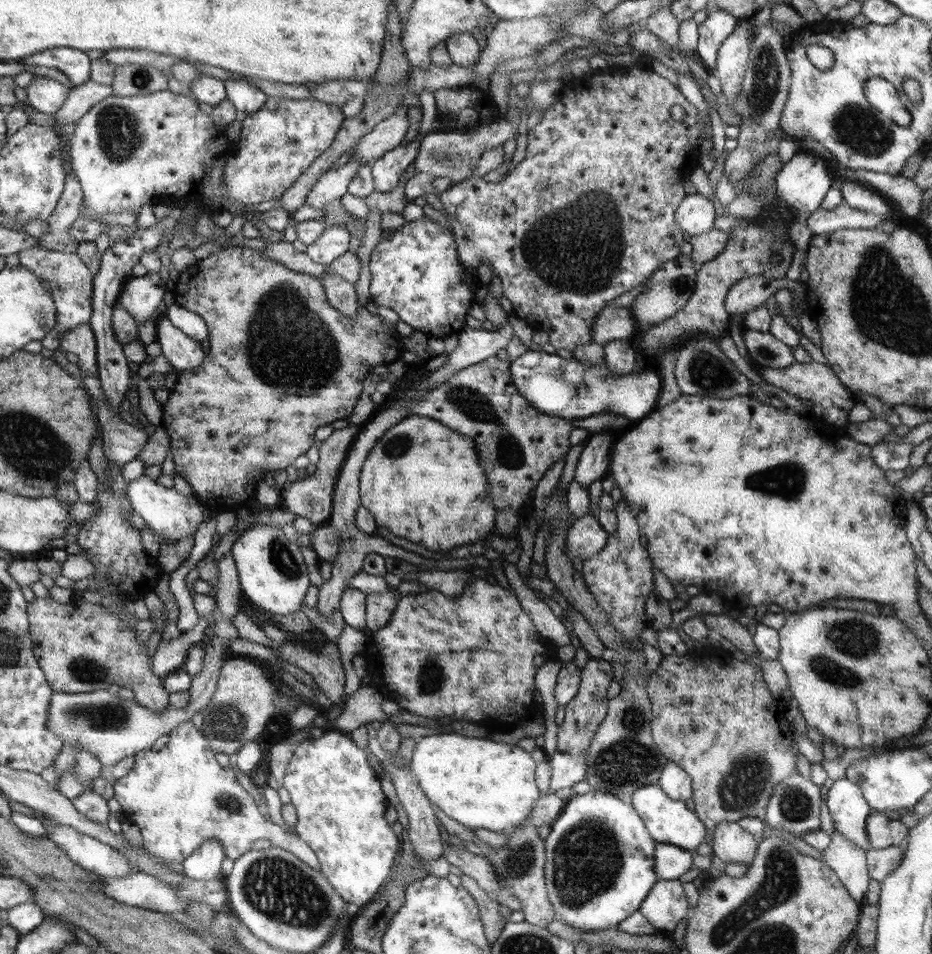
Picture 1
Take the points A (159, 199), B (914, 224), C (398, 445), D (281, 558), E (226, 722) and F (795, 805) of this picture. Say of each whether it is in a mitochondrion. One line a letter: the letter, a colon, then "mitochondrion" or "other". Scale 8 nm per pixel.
A: other
B: other
C: mitochondrion
D: mitochondrion
E: mitochondrion
F: mitochondrion

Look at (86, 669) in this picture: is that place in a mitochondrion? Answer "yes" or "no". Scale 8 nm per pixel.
yes

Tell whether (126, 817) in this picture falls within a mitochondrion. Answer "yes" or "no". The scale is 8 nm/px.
no

